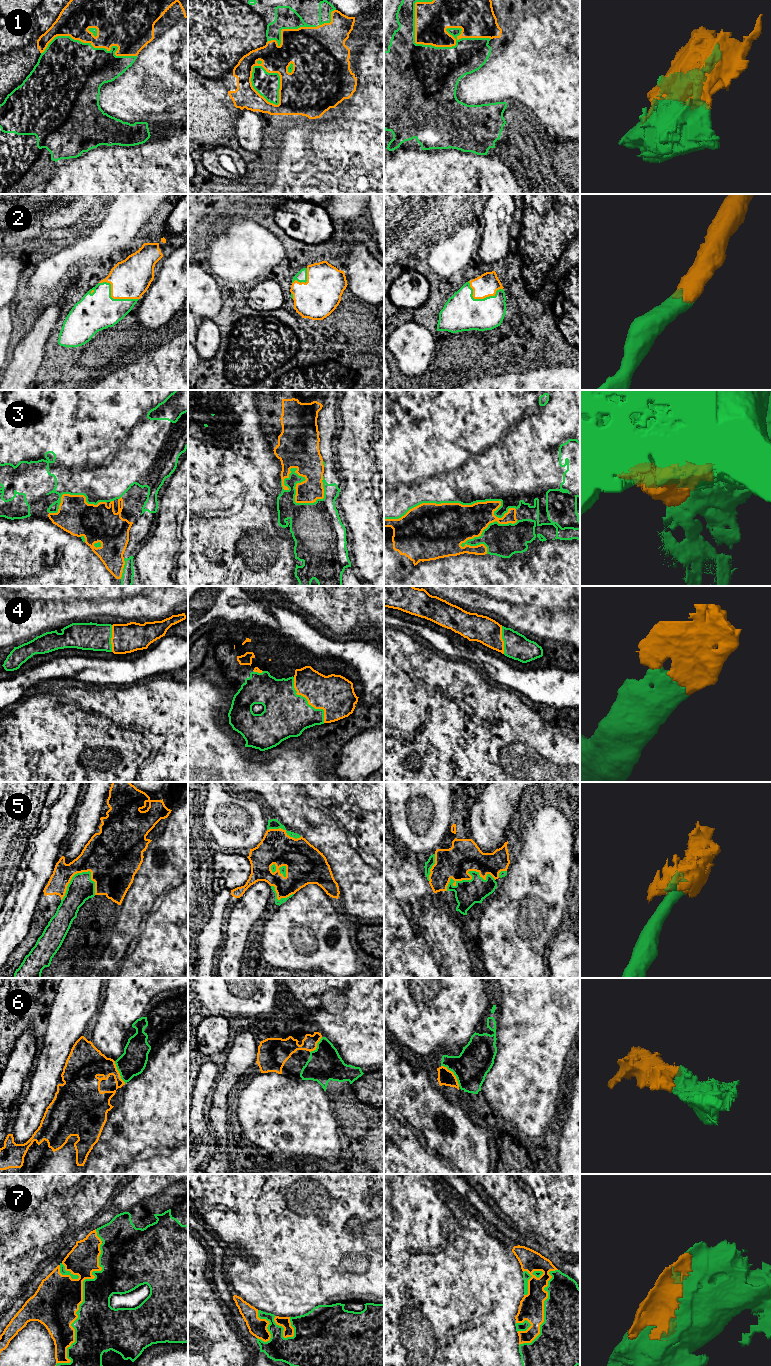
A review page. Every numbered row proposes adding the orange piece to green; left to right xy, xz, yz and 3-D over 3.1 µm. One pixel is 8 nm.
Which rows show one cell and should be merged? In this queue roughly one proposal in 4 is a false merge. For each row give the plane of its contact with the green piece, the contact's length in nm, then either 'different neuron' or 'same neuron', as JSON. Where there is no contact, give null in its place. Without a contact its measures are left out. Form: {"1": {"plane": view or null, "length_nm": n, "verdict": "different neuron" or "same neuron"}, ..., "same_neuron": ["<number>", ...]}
{"1": {"plane": "yz", "length_nm": 700, "verdict": "same neuron"}, "2": {"plane": "xy", "length_nm": 340, "verdict": "same neuron"}, "3": {"plane": "yz", "length_nm": 1050, "verdict": "different neuron"}, "4": {"plane": "xz", "length_nm": 440, "verdict": "same neuron"}, "5": {"plane": "yz", "length_nm": 400, "verdict": "same neuron"}, "6": {"plane": "yz", "length_nm": 220, "verdict": "same neuron"}, "7": {"plane": "xy", "length_nm": 1050, "verdict": "same neuron"}, "same_neuron": ["1", "2", "4", "5", "6", "7"]}

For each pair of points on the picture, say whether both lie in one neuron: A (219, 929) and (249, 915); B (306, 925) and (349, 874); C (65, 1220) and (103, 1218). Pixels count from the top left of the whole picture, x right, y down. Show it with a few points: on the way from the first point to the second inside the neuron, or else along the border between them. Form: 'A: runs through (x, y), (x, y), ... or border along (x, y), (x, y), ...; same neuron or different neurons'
A: border along (229, 915), (225, 941), (221, 949); different neurons
B: border along (337, 899), (340, 911), (345, 917); different neurons
C: border along (103, 1211), (88, 1223); different neurons

